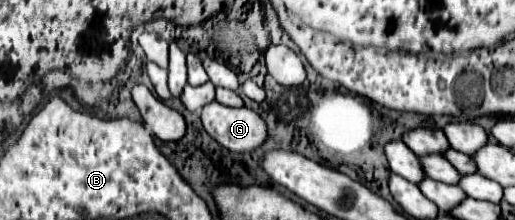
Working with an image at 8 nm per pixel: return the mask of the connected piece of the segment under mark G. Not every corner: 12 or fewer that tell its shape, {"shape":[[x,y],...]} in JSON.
{"shape":[[217,101],[201,111],[205,131],[235,153],[267,137],[265,121],[247,107]]}

